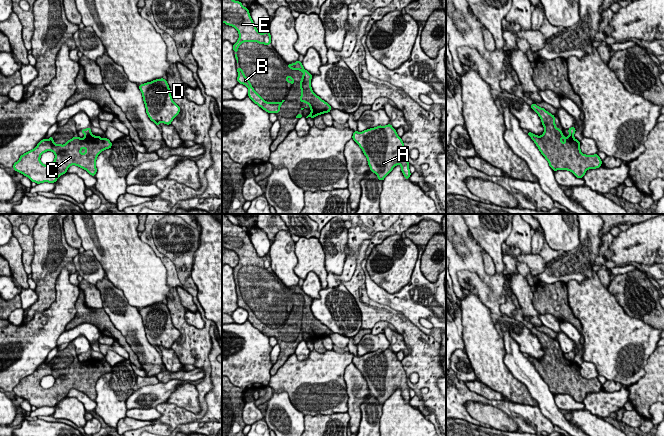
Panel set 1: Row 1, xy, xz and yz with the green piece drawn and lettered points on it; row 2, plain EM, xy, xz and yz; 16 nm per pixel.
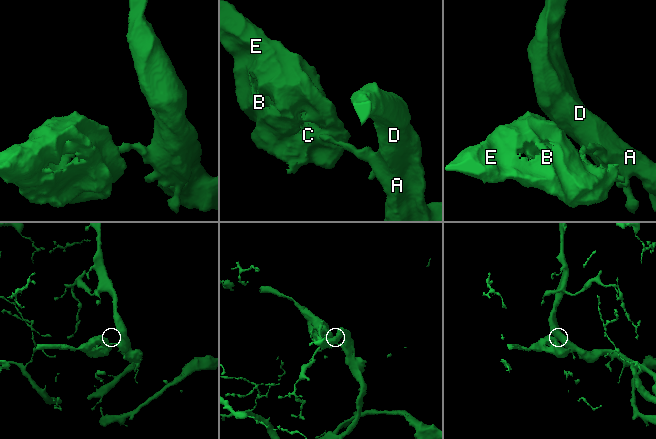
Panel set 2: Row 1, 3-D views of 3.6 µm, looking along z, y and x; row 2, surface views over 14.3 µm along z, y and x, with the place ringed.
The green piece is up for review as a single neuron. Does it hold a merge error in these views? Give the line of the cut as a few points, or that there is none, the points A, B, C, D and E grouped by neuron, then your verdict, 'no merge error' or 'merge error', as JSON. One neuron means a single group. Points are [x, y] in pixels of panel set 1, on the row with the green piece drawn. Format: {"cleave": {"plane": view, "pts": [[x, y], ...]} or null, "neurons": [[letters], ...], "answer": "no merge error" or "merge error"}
{"cleave": {"plane": "xy", "pts": [[92, 135], [86, 136]]}, "neurons": [["A", "D"], ["B", "C", "E"]], "answer": "merge error"}

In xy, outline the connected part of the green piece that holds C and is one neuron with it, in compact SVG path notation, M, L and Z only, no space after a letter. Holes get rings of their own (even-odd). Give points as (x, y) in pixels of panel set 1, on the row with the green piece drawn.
M52 136L48 140L44 138L34 149L21 155L13 168L37 184L56 182L71 165L76 165L95 176L98 155L111 147L110 140L100 136L73 137L64 145L55 144ZM47 151L52 151L55 159L51 164L44 165L40 157Z

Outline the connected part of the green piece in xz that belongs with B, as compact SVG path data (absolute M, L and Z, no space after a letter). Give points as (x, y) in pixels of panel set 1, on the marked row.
M237 68L238 77L237 81L240 84L244 84L249 92L248 97L259 107L261 107L263 110L265 110L268 113L279 113L280 107L283 104L285 100L282 100L281 102L267 102L265 101L252 87L251 83L249 82L249 79L244 75L244 72L242 68Z

